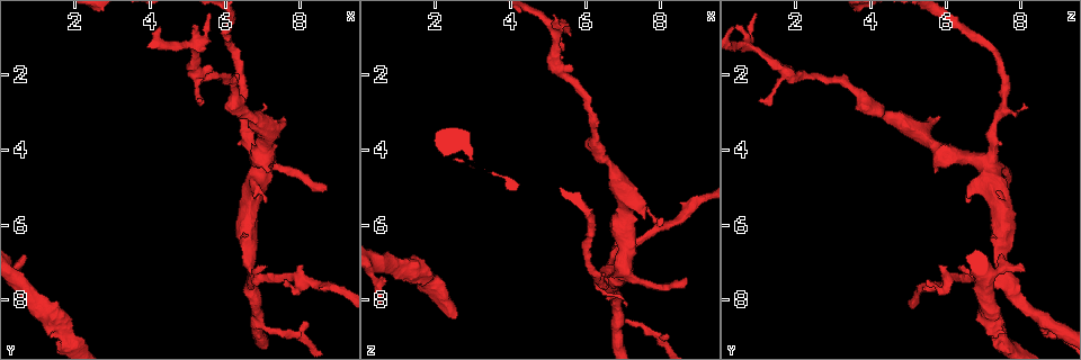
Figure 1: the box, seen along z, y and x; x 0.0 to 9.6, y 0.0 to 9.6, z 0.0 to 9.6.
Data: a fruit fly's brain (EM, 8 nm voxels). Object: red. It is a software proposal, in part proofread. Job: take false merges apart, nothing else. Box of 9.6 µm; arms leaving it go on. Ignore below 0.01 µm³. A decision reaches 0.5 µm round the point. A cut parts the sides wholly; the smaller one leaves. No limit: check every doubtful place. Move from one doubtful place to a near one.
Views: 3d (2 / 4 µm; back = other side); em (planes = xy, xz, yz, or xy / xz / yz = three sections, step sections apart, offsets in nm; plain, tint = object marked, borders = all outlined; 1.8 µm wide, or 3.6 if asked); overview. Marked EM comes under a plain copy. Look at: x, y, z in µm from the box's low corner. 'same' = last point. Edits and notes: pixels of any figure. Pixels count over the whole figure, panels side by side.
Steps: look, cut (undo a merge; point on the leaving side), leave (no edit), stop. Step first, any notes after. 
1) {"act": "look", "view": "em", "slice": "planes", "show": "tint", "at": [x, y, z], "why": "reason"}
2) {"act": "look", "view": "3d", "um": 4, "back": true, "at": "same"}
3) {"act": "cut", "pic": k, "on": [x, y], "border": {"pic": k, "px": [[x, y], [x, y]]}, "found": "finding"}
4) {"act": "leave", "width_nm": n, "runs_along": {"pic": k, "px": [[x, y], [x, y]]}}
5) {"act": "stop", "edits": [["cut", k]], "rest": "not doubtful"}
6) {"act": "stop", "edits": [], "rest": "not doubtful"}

{"act": "look", "view": "em", "slice": "xz", "step": 8, "show": "tint", "at": [6.65, 5.70, 7.70], "why": "sharp bend"}

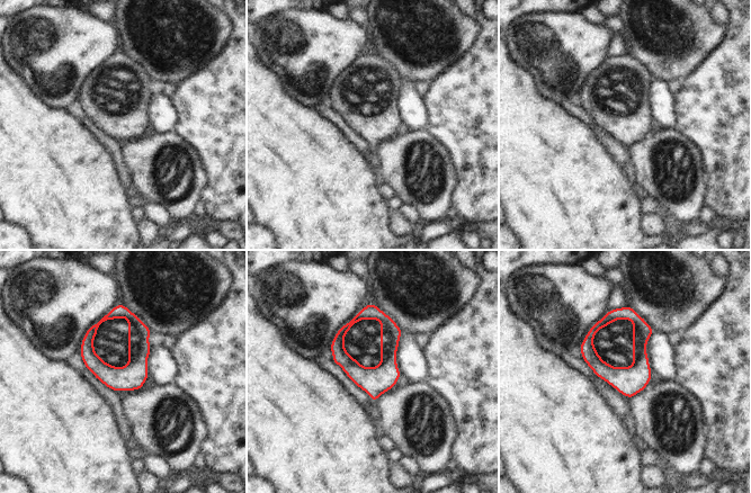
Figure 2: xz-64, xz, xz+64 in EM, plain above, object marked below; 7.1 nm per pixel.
{"act": "leave", "width_nm": 190, "found": "one neuron here"}

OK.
{"act": "look", "view": "em", "um": 3.6, "slice": "planes", "show": "tint", "at": [6.95, 4.55, 7.20], "why": "arms run side by side"}

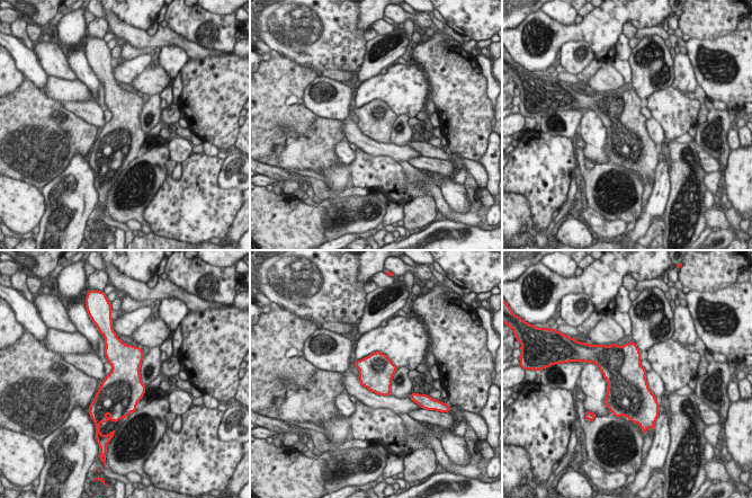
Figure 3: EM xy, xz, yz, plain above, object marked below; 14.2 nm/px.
{"act": "leave", "found": "all the same neuron"}

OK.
{"act": "look", "view": "3d", "um": 2, "at": [5.15, 1.35, 0.95], "why": "branch point"}

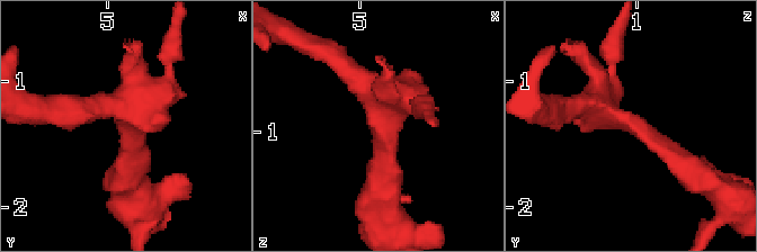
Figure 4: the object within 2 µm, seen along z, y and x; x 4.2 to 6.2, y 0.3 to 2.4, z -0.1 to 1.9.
{"act": "look", "view": "em", "slice": "planes", "show": "tint", "at": [5.22, 1.30, 0.90], "why": "shape alone is not enough"}

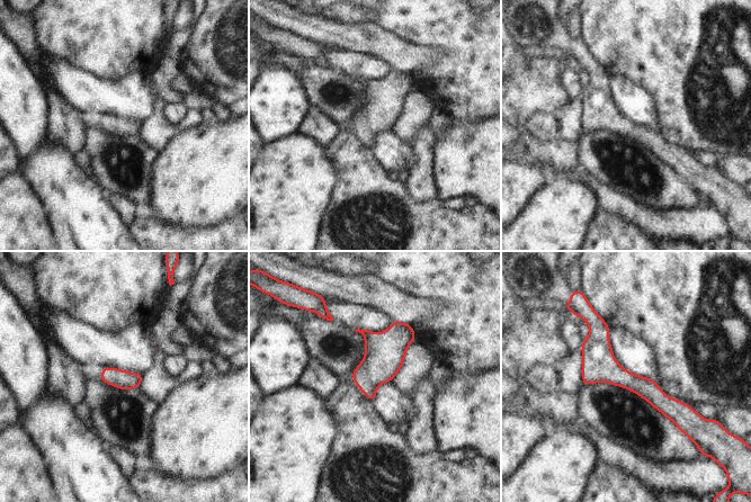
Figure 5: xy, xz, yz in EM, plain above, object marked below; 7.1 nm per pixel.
{"act": "leave", "found": "all the same neuron"}

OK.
{"act": "look", "view": "em", "slice": "xy", "step": 4, "show": "tint", "at": [6.85, 8.45, 8.55], "why": "sudden change in width"}

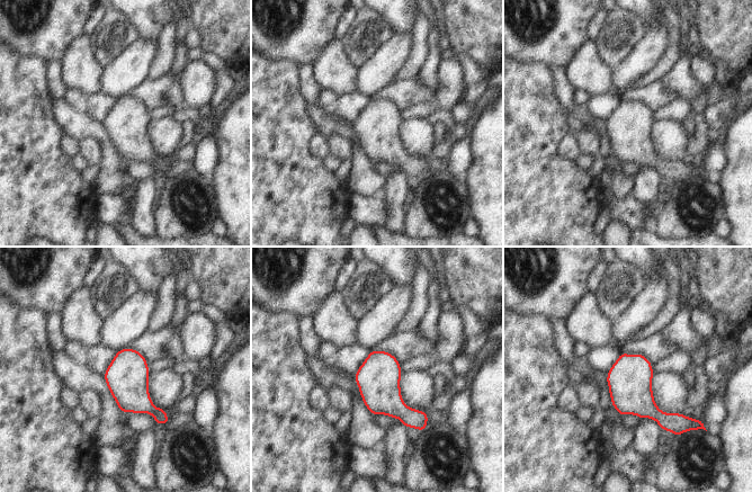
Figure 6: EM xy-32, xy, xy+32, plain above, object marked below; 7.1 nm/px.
{"act": "leave", "width_nm": 300, "found": "continuous, no second neuron"}

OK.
{"act": "stop", "edits": [], "rest": "not doubtful"}

